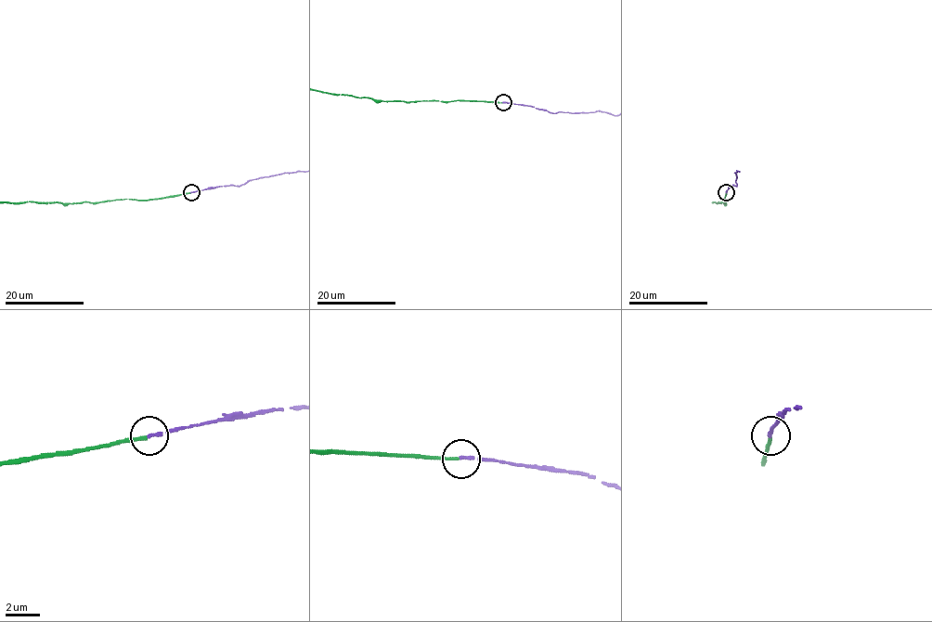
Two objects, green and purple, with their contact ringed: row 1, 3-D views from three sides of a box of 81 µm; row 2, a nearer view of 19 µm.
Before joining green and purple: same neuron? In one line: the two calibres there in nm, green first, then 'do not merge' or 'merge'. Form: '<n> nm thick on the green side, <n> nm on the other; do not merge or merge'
160 nm thick on the green side, 180 nm on the other; merge

